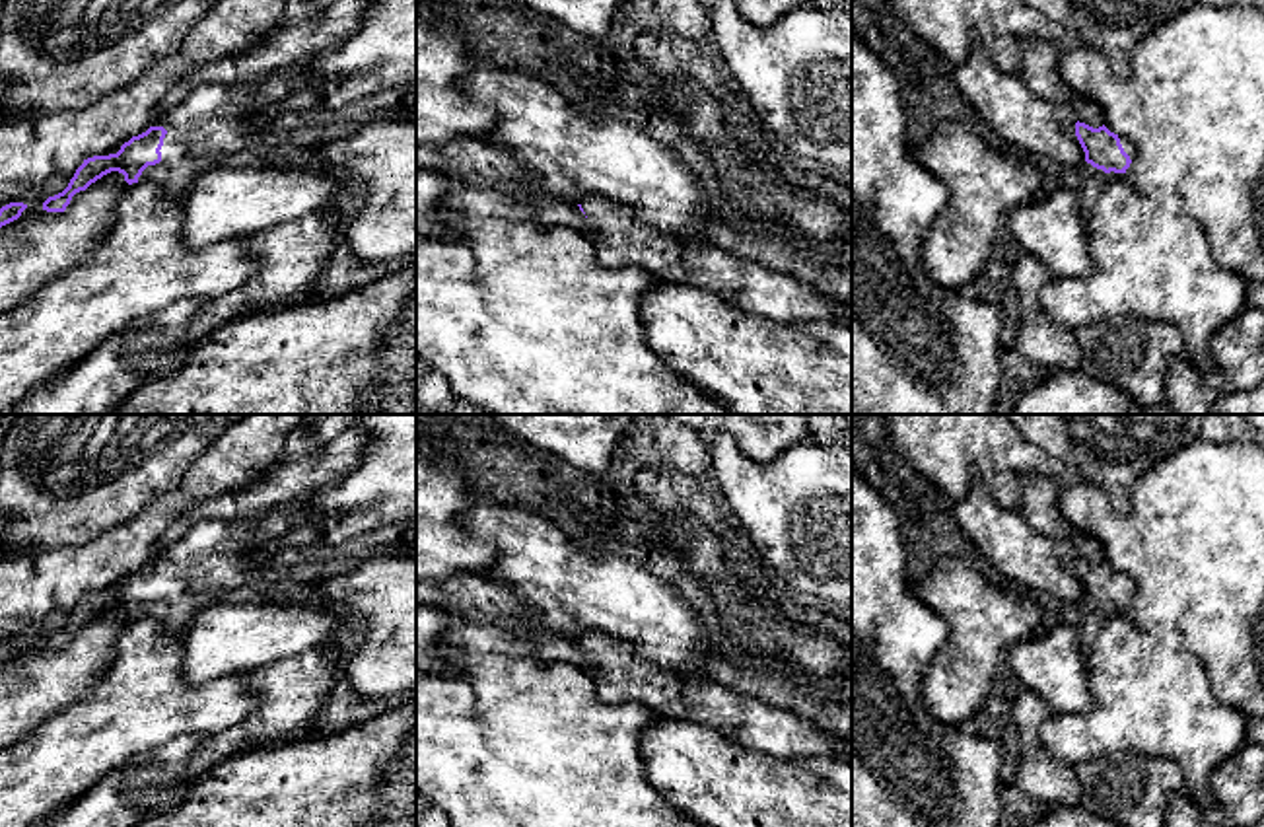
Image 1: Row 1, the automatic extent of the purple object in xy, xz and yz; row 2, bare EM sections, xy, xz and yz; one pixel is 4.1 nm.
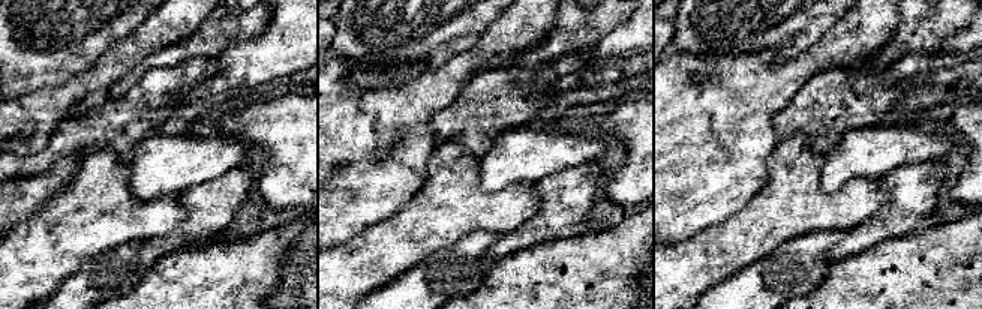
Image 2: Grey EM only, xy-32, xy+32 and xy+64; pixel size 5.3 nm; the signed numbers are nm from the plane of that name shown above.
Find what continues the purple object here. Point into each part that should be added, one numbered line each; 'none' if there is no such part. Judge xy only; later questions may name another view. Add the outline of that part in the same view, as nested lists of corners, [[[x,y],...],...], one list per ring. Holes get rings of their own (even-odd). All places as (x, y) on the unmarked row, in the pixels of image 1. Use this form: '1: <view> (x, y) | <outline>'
1: xy (216, 553) | [[[296,506],[272,508],[243,518],[202,518],[154,562],[167,566],[161,597],[148,601],[138,617],[158,619],[181,634],[194,615],[216,603],[220,593],[239,586],[270,557],[259,551],[299,521]]]

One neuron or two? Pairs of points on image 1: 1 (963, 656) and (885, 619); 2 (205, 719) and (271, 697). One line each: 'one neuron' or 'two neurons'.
1: two neurons
2: two neurons

